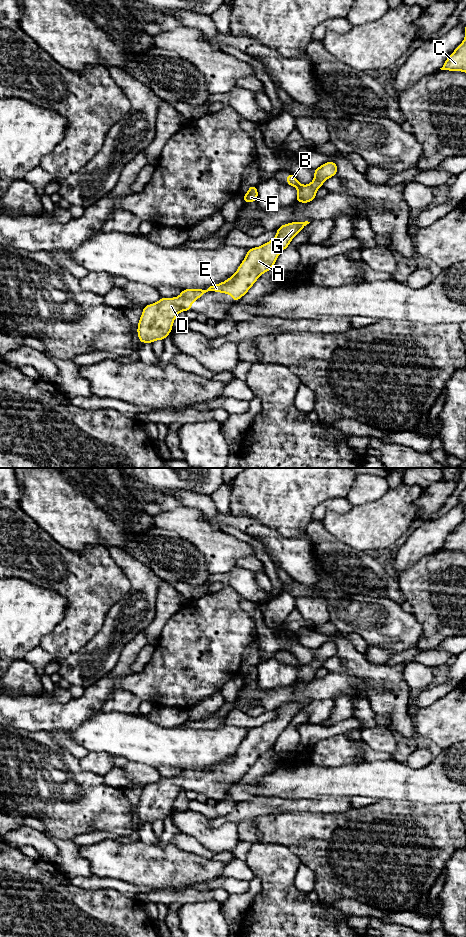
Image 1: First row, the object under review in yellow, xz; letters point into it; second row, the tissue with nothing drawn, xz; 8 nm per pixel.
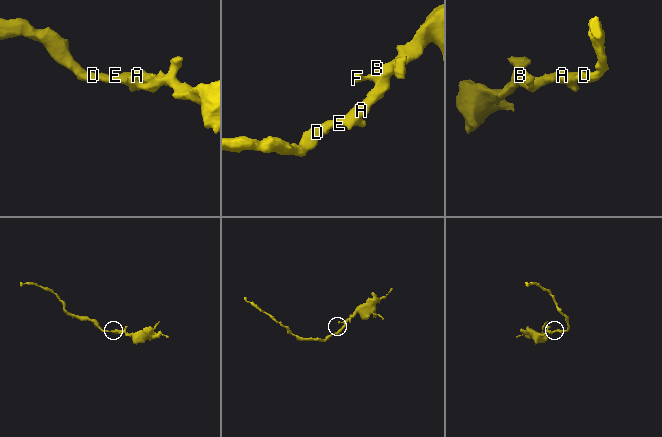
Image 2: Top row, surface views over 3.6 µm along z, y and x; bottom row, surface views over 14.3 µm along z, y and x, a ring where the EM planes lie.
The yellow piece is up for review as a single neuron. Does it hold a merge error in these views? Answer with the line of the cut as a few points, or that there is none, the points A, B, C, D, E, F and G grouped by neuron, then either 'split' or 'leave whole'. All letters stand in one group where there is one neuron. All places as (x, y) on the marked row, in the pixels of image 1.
no cut | A B C D E F G | leave whole

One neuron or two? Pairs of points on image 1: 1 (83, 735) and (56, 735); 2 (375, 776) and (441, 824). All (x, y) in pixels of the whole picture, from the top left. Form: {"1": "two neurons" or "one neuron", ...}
{"1": "two neurons", "2": "two neurons"}

